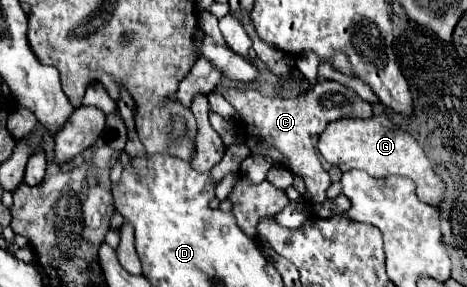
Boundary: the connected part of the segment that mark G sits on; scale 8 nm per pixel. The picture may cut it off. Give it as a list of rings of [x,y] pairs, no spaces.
[[[373,115],[369,119],[339,119],[335,123],[329,123],[319,137],[317,149],[327,163],[339,167],[341,171],[361,169],[371,177],[409,177],[415,181],[417,197],[423,203],[433,207],[439,207],[443,203],[443,179],[435,173],[435,167],[425,155],[425,149],[411,133],[399,129],[385,115]]]

